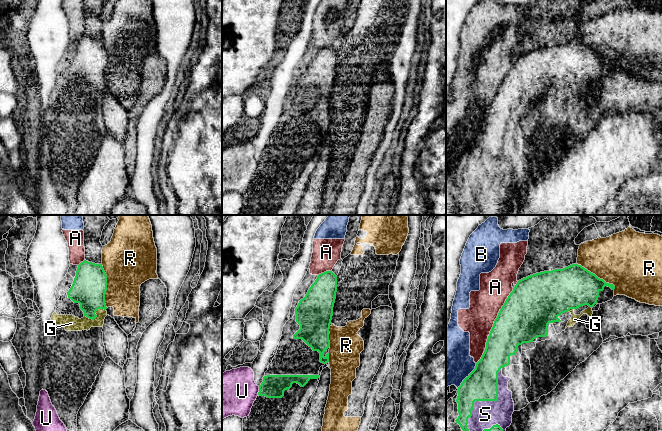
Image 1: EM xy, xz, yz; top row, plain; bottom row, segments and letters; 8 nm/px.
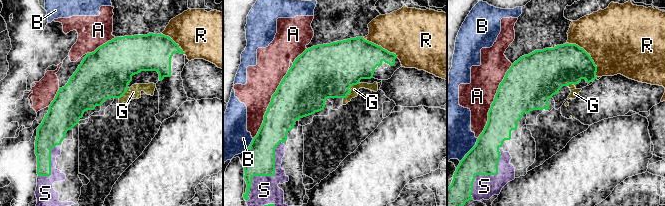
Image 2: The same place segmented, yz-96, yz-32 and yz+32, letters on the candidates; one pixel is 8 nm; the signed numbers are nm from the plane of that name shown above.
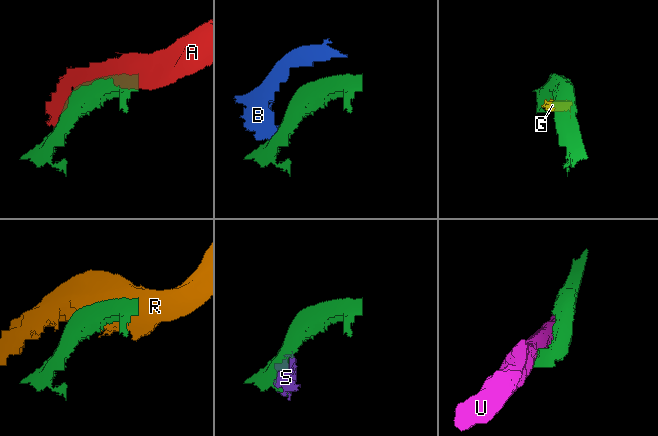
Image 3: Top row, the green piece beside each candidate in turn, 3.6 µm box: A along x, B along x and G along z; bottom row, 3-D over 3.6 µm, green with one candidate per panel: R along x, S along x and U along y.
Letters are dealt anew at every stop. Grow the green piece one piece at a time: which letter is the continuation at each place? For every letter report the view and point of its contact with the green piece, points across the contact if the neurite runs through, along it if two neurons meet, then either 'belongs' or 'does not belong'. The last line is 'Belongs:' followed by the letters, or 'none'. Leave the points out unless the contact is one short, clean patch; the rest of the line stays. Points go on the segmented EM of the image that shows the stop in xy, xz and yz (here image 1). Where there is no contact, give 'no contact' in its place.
A: contact yz (493, 326); does not belong
B: contact yz (469, 375); border yz (476, 363), (473, 370), (457, 387); does not belong
G: contact xy (96, 315); belongs
R: contact xy (106, 286); does not belong
S: contact yz (487, 400); belongs
U: contact xz (259, 390); border xz (259, 386), (257, 394); does not belong
Belongs: G, S

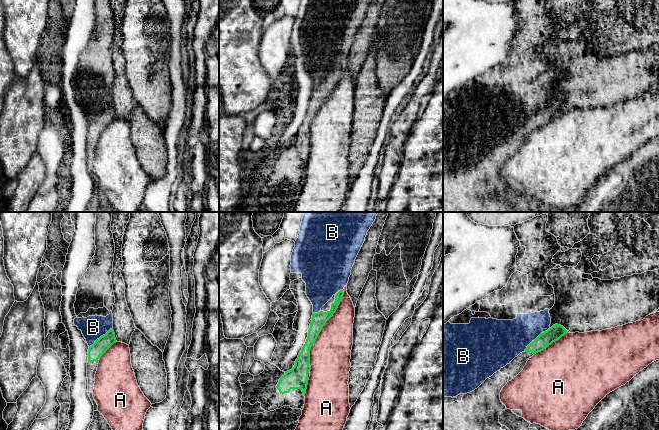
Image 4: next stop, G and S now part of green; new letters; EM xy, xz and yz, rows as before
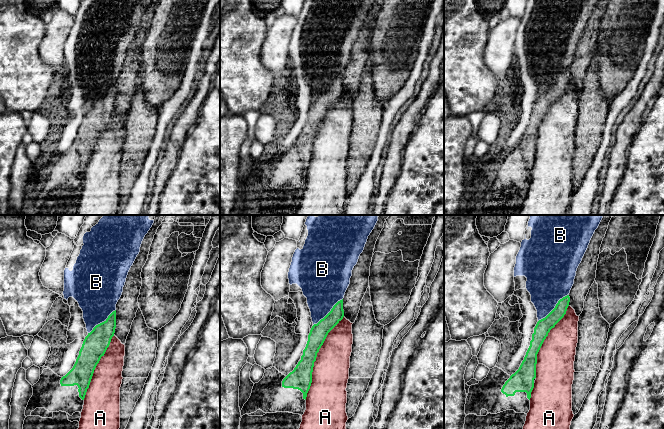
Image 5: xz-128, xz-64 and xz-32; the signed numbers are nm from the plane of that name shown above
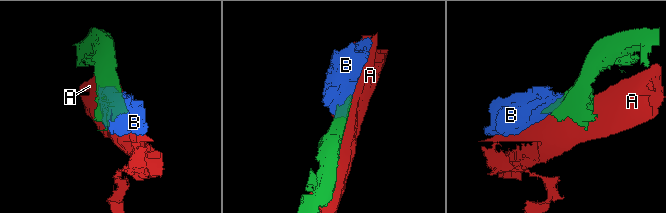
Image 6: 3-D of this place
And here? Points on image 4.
A: contact xz (322, 327); does not belong
B: contact yz (536, 338); does not belong
Belongs: none

